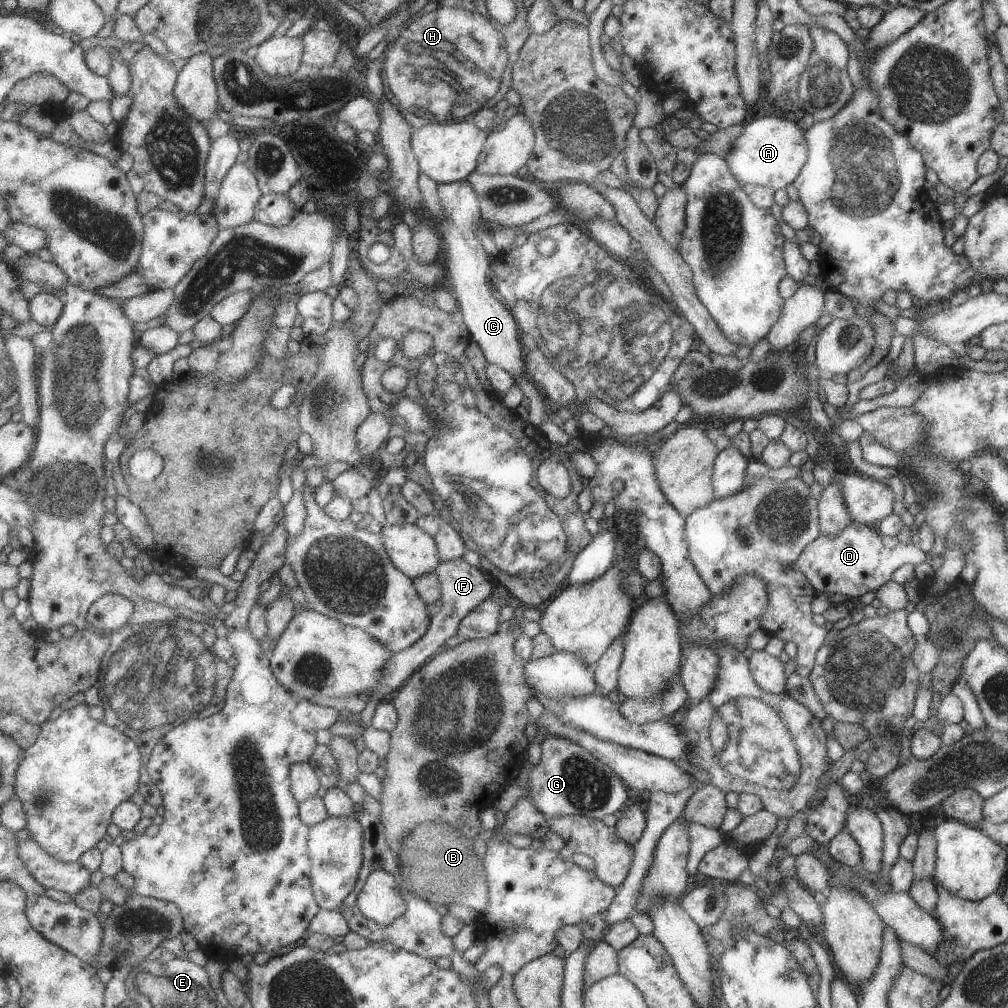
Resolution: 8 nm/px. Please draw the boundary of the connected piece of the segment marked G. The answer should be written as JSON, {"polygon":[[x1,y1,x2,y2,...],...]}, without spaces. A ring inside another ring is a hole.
{"polygon":[[548,733,542,749,542,758,531,770,528,794,550,819,585,816,602,820,606,814,617,813,628,800,625,782,620,780,619,773,580,744]]}

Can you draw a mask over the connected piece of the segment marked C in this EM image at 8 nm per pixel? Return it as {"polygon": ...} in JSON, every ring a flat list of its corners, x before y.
{"polygon":[[470,180,438,186,439,198,447,212,447,221,442,223,442,236,446,242,446,266,450,278,450,291,458,300,465,314,473,340,483,349,484,361,502,366,518,378,528,377,527,347,524,346,523,332,512,310,494,296,492,264,486,246,478,238,478,230,486,230,482,198]]}

